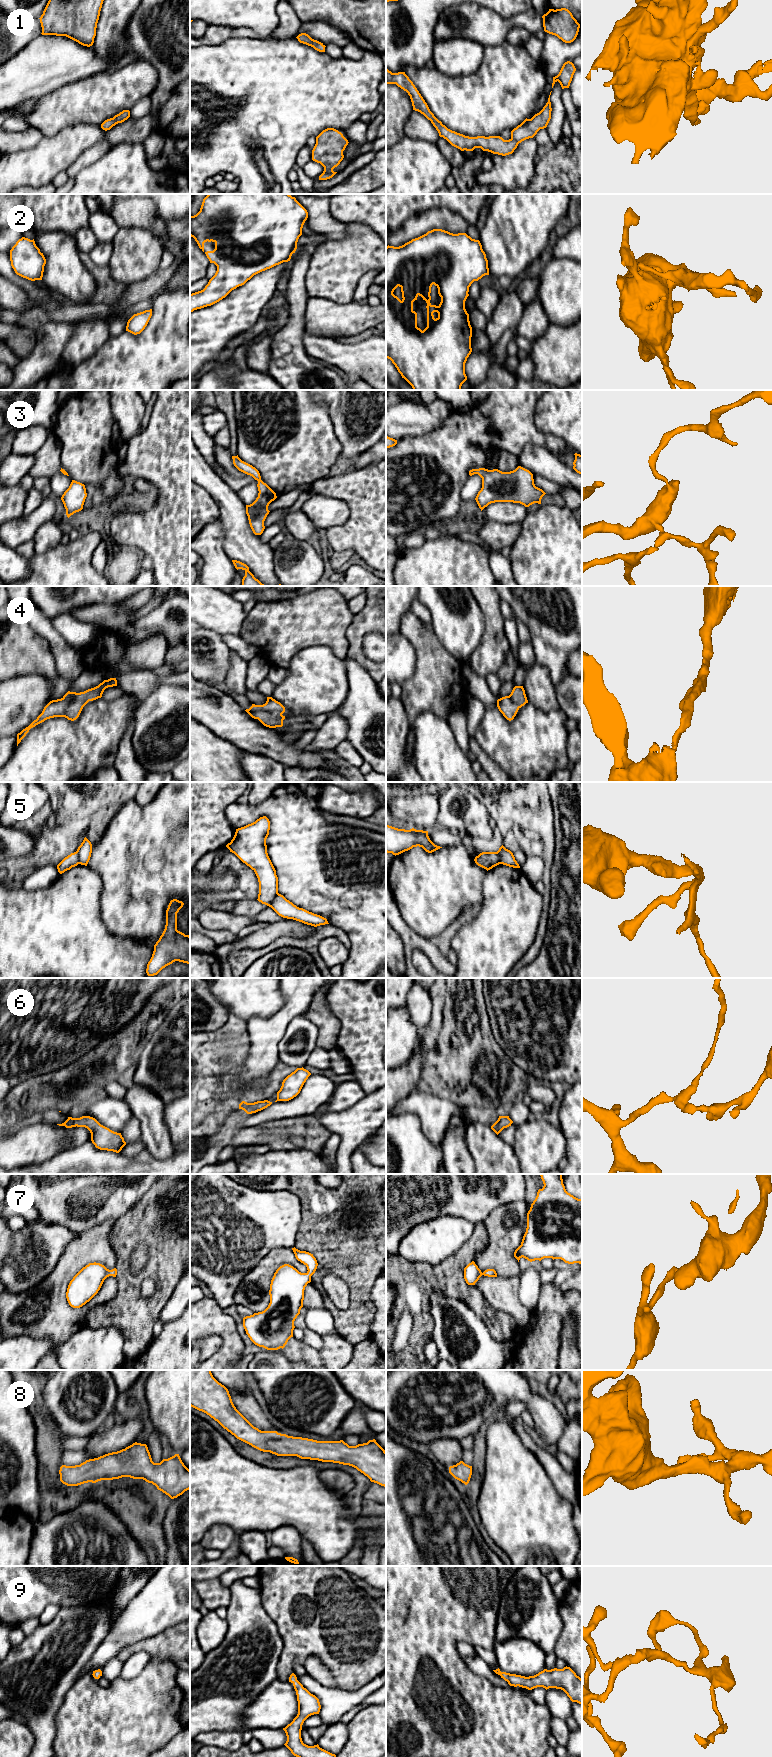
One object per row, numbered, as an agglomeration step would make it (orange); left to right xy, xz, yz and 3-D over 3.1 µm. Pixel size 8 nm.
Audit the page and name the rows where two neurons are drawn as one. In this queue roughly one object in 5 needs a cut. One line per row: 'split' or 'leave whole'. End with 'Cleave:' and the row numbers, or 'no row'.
1: leave whole
2: leave whole
3: leave whole
4: leave whole
5: split
6: leave whole
7: leave whole
8: leave whole
9: leave whole
Cleave: 5

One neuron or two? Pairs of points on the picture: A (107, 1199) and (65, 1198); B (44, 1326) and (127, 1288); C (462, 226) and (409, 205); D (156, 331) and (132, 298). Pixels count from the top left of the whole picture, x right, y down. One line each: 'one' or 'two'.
A: one
B: two
C: two
D: two

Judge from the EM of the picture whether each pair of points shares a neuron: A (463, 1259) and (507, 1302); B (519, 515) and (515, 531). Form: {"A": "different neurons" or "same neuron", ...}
{"A": "different neurons", "B": "different neurons"}

